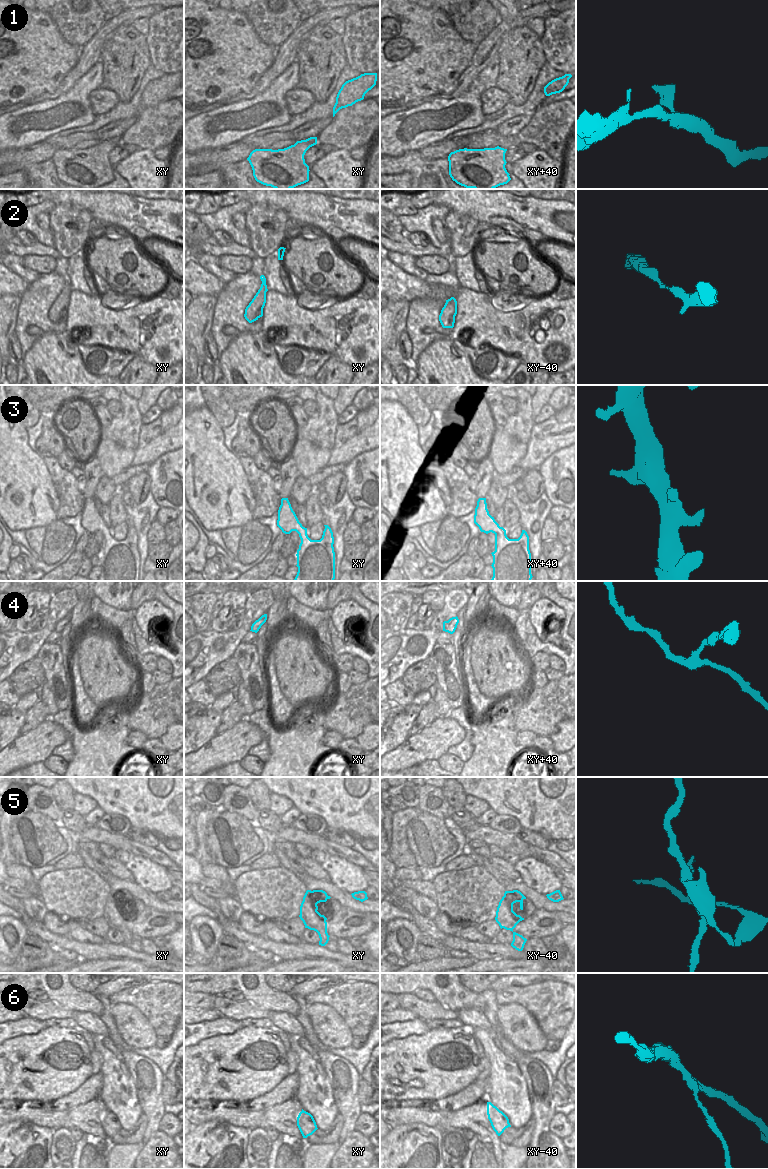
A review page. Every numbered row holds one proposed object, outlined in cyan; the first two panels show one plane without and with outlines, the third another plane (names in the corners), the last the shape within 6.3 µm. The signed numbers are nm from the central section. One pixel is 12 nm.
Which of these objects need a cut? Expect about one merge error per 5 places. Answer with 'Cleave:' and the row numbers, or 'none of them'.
Cleave: none of them

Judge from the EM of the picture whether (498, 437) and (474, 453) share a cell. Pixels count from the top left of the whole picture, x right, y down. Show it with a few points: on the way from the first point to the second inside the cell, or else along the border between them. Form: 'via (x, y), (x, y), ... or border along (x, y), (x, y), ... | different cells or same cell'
border along (494, 427), (486, 456) | different cells

